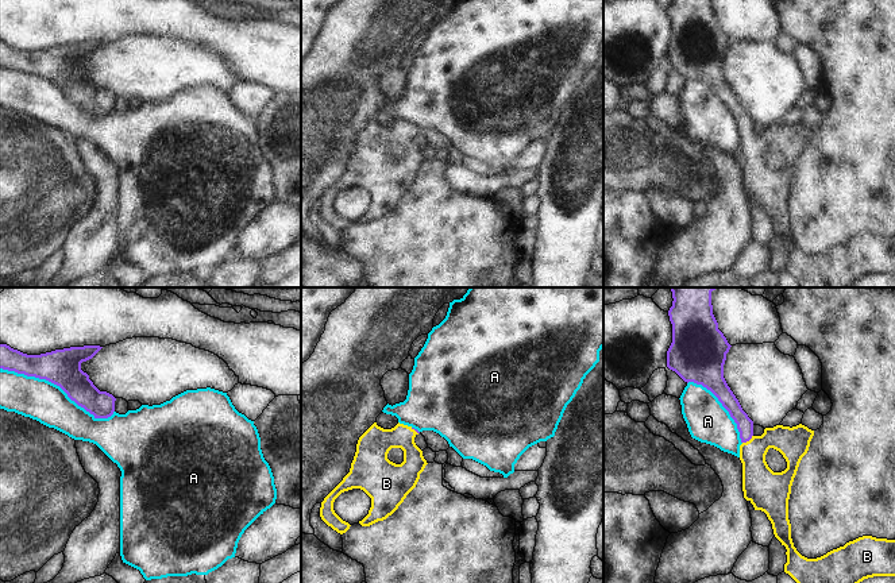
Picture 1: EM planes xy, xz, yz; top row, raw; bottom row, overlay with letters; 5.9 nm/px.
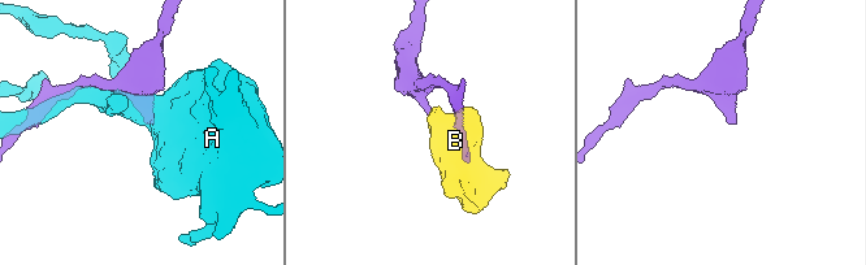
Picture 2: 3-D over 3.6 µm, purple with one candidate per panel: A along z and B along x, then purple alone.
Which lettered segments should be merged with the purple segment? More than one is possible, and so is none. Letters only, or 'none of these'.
B

